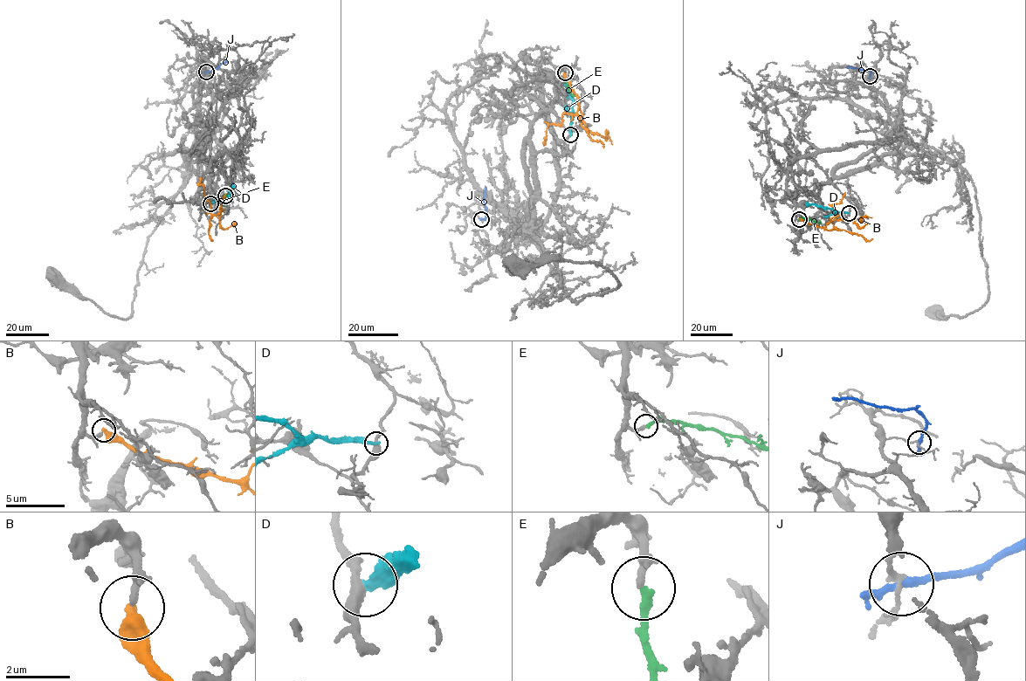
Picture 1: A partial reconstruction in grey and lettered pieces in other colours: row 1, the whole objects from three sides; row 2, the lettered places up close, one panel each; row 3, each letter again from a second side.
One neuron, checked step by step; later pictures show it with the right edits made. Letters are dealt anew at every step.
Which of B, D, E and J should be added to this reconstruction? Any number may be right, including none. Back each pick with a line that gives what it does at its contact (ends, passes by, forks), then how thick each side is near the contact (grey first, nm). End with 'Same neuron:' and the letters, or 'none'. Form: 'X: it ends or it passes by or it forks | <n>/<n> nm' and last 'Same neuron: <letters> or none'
E: it ends | 170/280 nm
Same neuron: E

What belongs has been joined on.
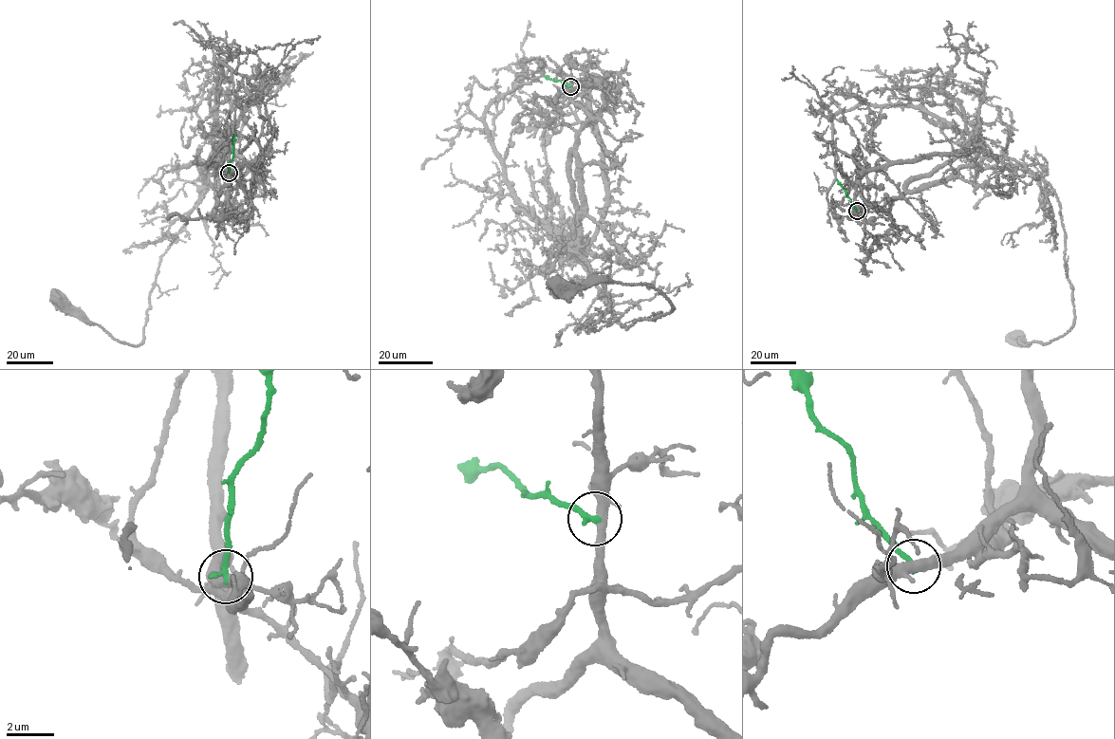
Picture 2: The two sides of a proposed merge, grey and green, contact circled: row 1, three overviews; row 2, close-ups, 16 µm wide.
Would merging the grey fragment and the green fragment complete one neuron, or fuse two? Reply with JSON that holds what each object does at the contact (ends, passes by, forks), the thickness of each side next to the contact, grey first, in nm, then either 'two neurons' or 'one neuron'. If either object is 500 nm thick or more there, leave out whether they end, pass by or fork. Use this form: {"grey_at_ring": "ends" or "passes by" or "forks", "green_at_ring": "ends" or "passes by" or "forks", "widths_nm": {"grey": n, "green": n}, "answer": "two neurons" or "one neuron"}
{"grey_at_ring": "forks", "green_at_ring": "ends", "widths_nm": {"grey": 340, "green": 260}, "answer": "two neurons"}

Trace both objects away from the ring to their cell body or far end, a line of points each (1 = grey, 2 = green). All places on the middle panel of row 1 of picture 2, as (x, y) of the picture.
1: (570, 86), (589, 116), (576, 142), (582, 214), (570, 249), (622, 325), (673, 309), (640, 284), (566, 291)
2: (570, 86), (543, 76)

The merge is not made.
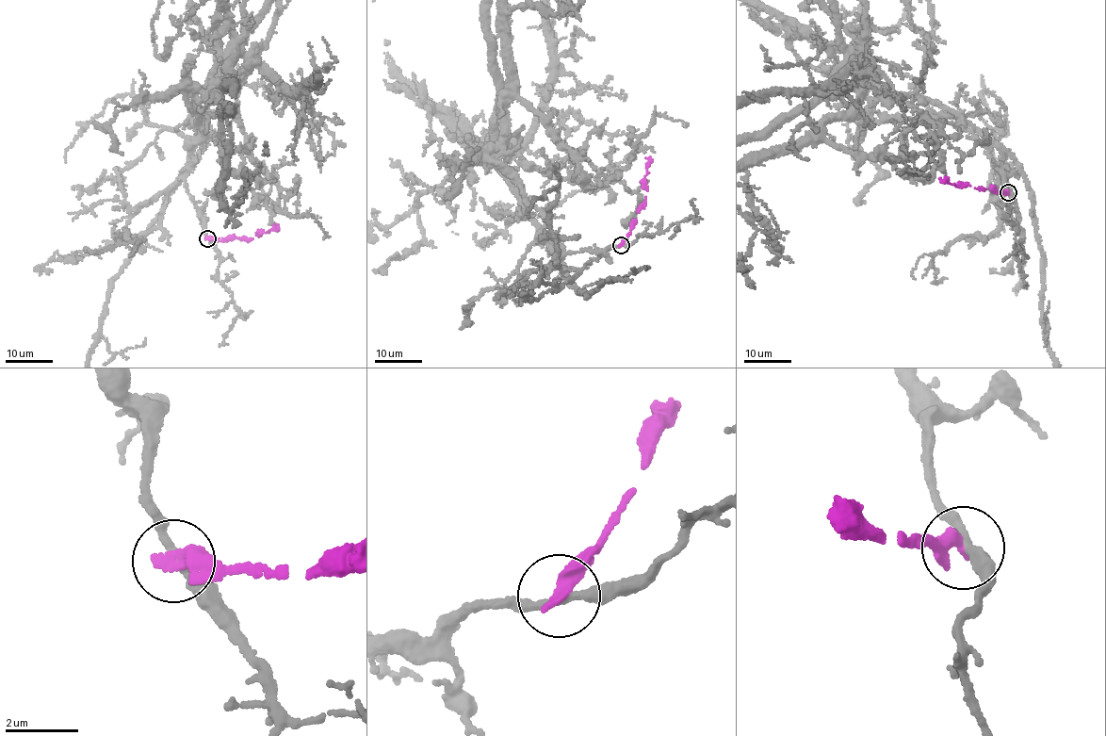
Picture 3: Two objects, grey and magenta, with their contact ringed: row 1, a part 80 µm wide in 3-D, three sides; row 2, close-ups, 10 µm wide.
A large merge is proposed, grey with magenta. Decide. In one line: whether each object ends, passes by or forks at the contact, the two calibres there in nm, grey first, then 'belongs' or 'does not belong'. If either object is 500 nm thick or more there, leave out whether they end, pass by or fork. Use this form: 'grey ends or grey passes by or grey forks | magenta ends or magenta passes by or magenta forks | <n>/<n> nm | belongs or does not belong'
grey passes by | magenta ends | 240/400 nm | does not belong

